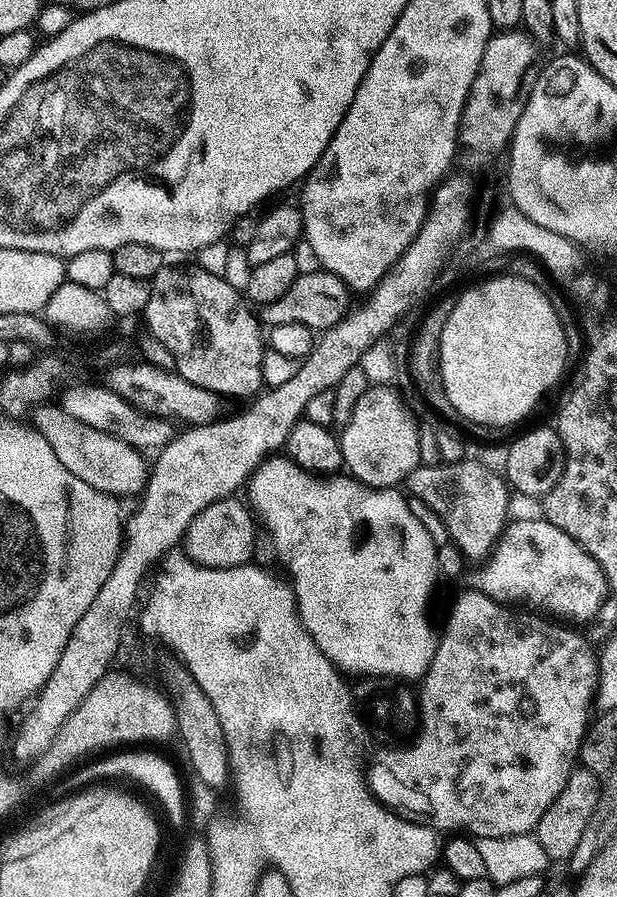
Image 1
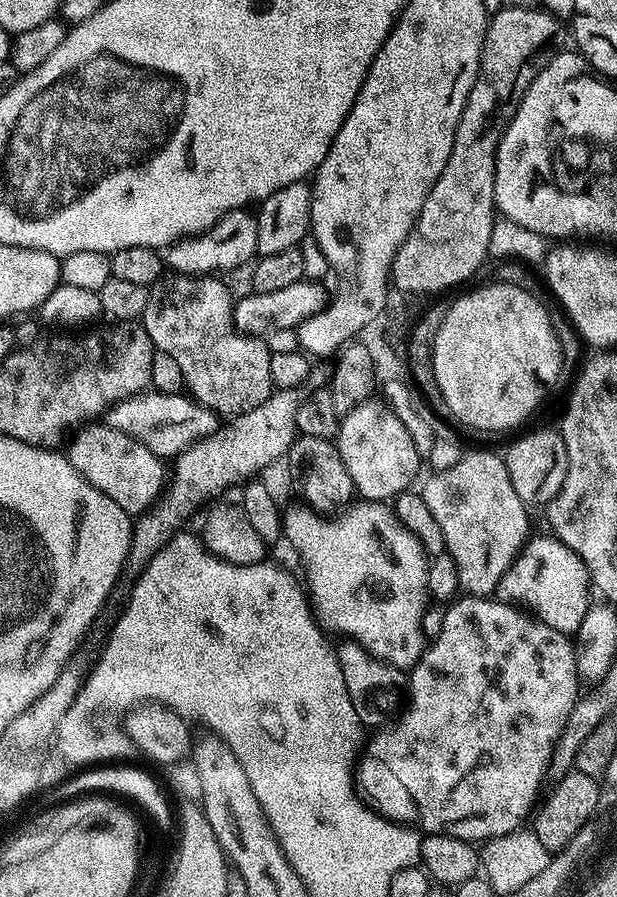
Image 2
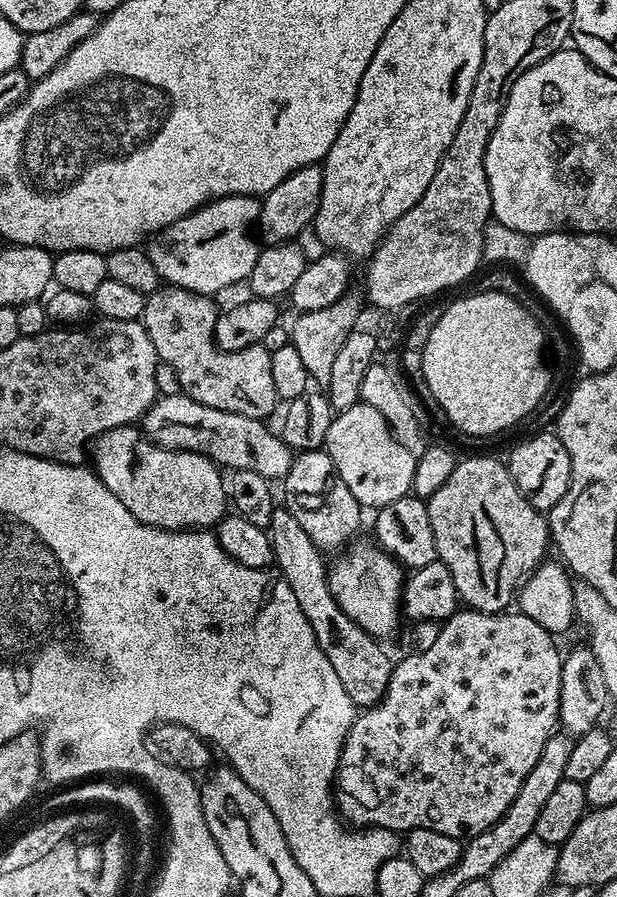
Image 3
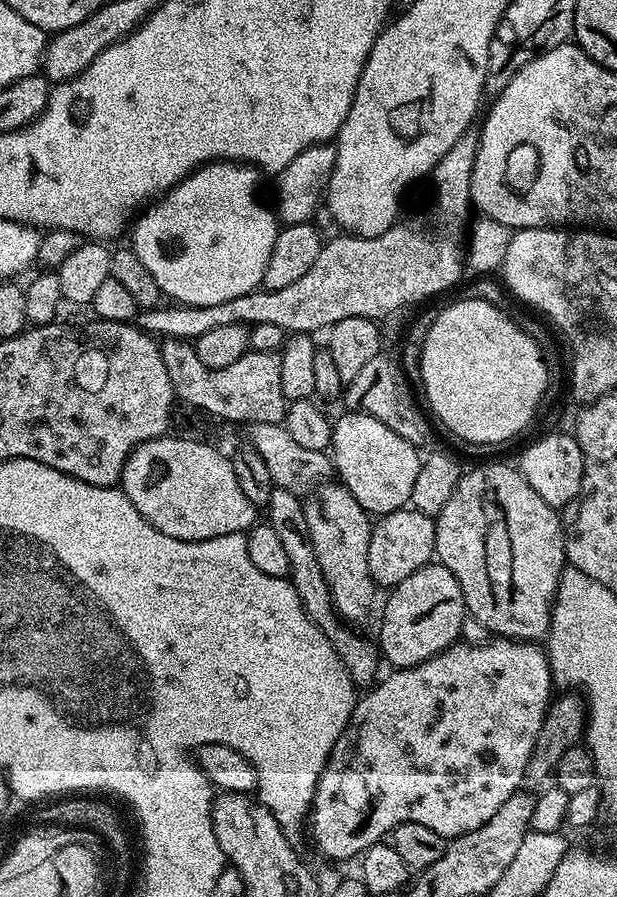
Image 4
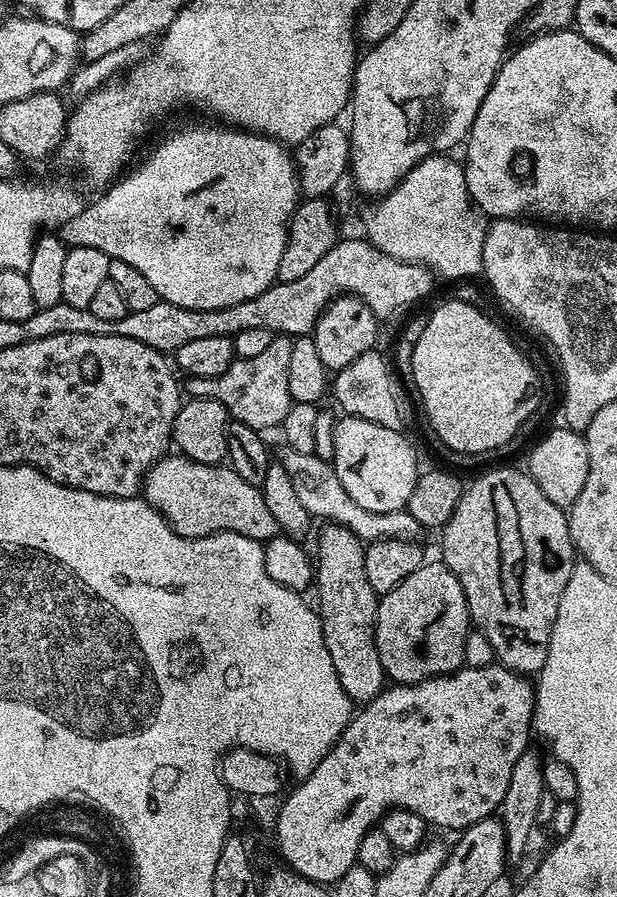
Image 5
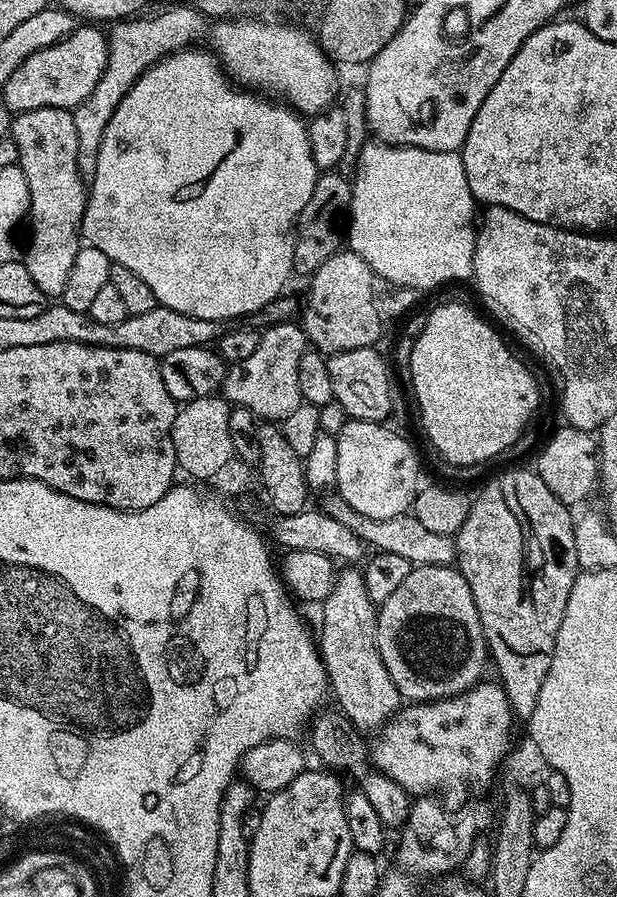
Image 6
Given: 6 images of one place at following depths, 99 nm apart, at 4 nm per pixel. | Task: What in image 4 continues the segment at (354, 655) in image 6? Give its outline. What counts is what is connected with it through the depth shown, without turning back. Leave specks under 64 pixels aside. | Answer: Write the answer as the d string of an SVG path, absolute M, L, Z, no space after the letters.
M326 482L316 488L304 500L304 513L308 537L314 546L314 554L318 554L318 566L322 566L322 578L326 578L326 586L330 588L332 605L336 607L337 614L345 624L360 626L356 624L362 623L371 614L372 603L376 600L376 592L378 593L378 585L370 574L370 562L366 562L373 521L369 513L365 512L356 498L350 494L350 490L339 482Z

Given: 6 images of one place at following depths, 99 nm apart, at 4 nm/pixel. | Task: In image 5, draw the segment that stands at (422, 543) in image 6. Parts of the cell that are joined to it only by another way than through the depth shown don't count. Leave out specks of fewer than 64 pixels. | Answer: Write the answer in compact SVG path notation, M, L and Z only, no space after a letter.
M285 447L283 451L278 456L278 463L284 467L286 474L290 474L290 482L293 483L302 506L306 506L306 510L317 521L346 526L346 530L353 532L365 545L376 540L416 540L418 534L421 535L420 523L414 519L414 514L403 508L393 512L375 512L358 506L358 502L354 502L354 498L346 494L346 486L342 486L336 469L315 452L298 454L298 450L289 447Z

